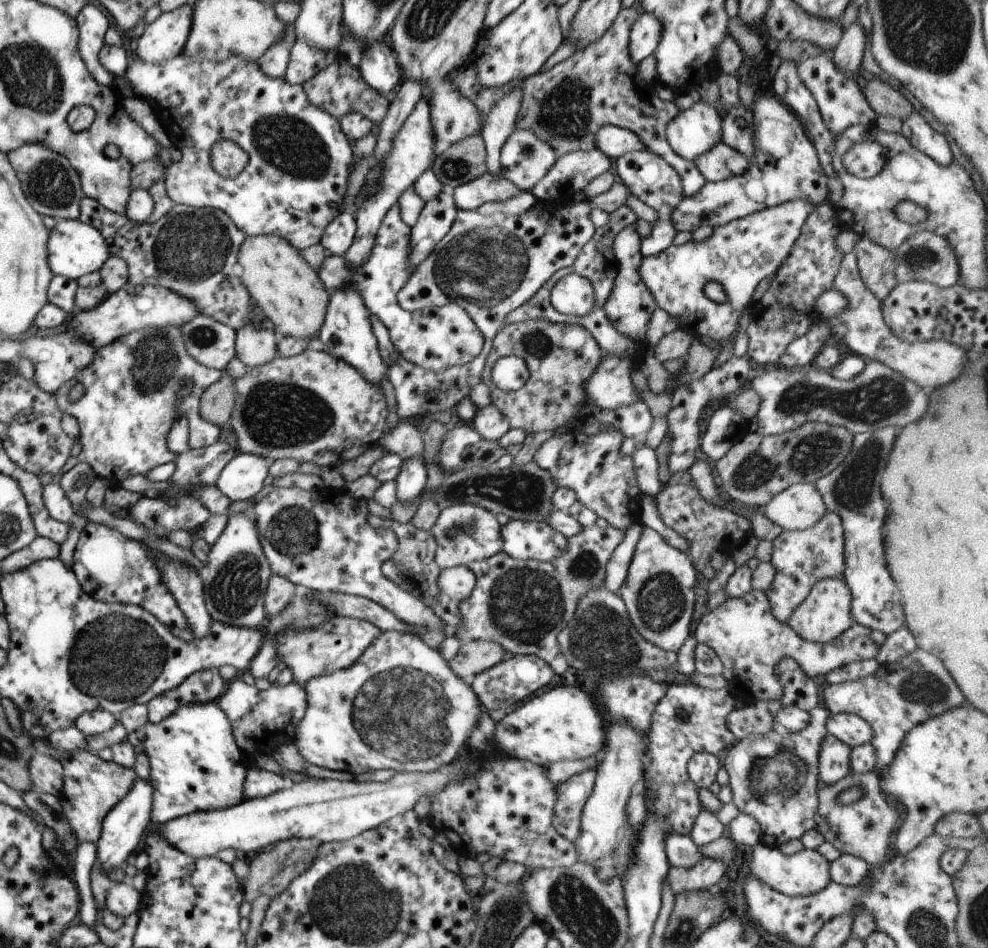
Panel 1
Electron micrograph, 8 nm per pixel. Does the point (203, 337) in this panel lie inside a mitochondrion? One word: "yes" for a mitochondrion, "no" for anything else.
yes

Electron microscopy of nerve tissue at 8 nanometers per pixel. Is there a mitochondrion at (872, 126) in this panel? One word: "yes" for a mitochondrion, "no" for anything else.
no

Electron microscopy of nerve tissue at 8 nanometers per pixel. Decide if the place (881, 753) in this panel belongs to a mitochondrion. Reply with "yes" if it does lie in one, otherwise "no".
no

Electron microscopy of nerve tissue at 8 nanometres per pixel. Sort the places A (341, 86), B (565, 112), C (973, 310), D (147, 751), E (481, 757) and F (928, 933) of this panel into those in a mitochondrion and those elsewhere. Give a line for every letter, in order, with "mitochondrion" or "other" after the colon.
A: other
B: mitochondrion
C: other
D: other
E: other
F: mitochondrion

